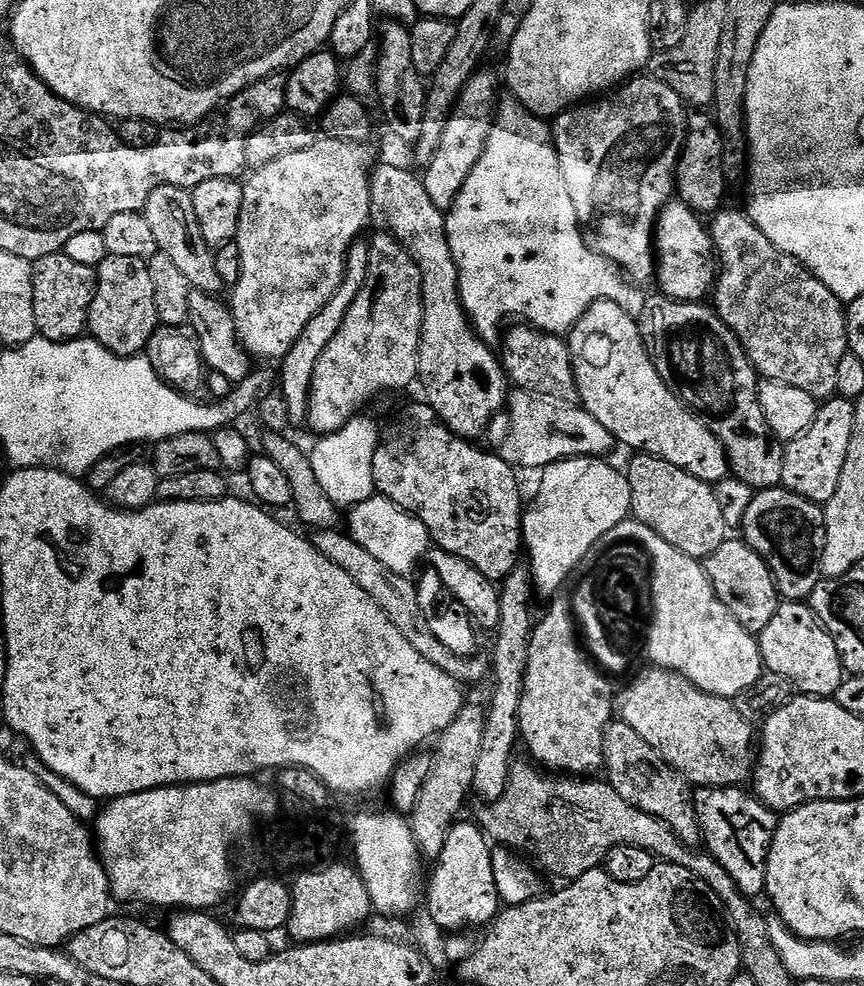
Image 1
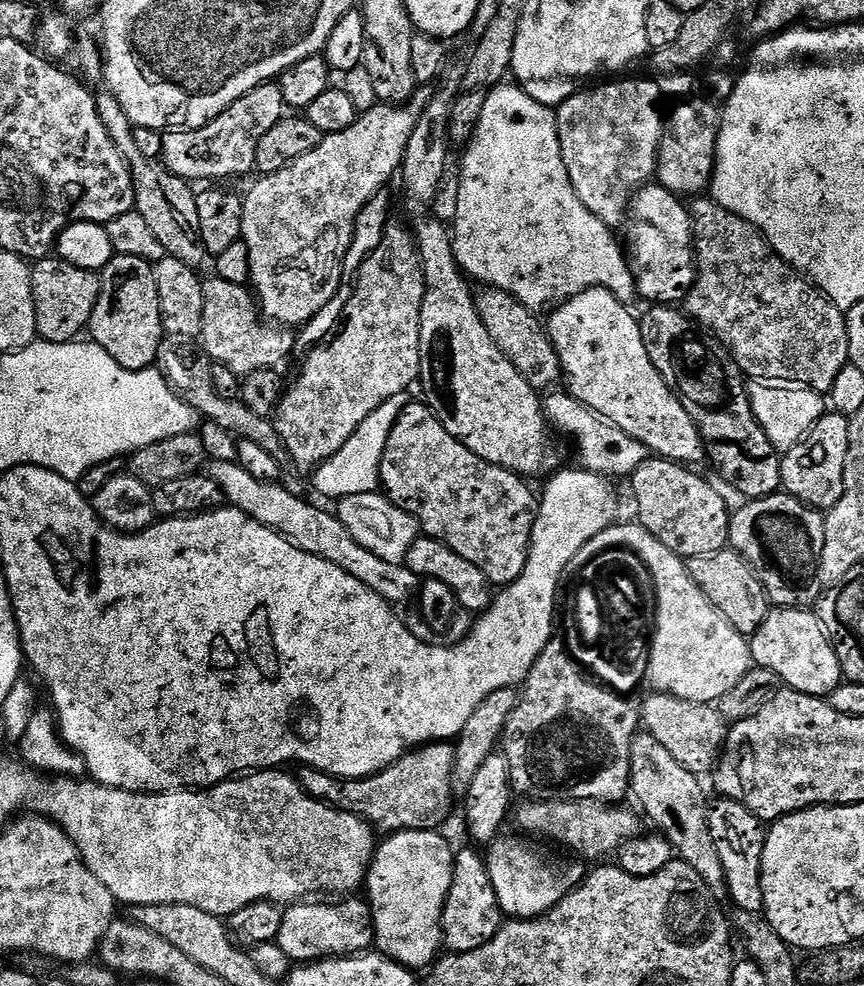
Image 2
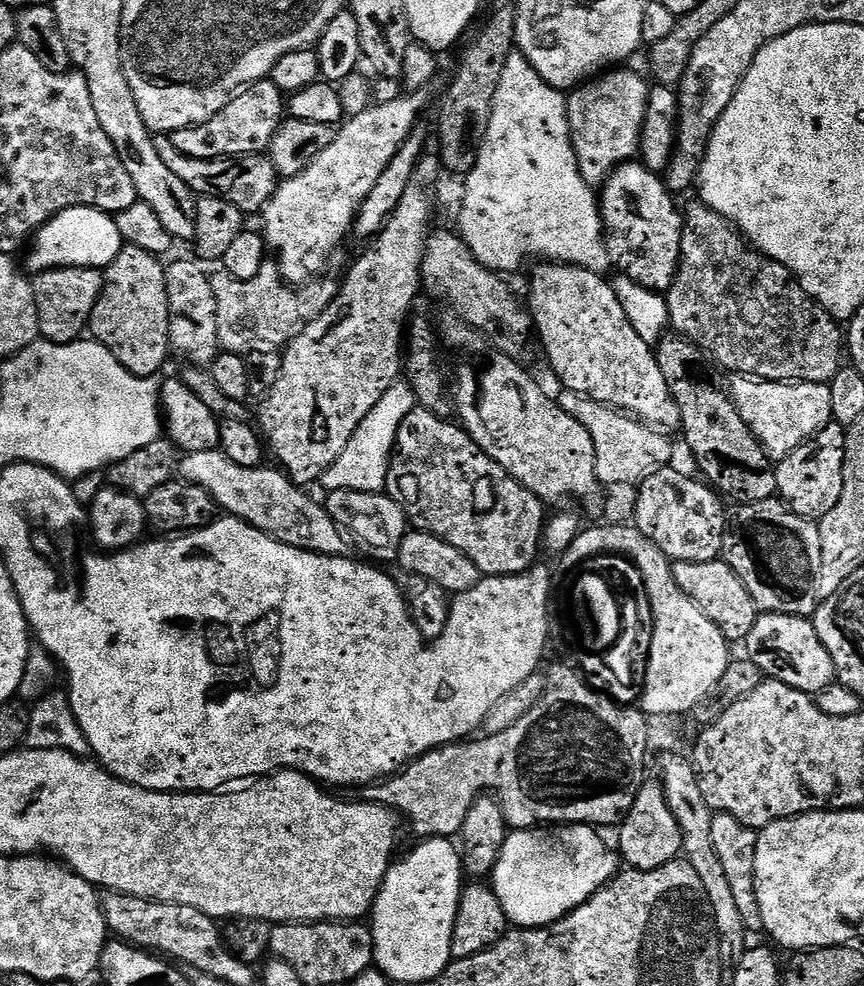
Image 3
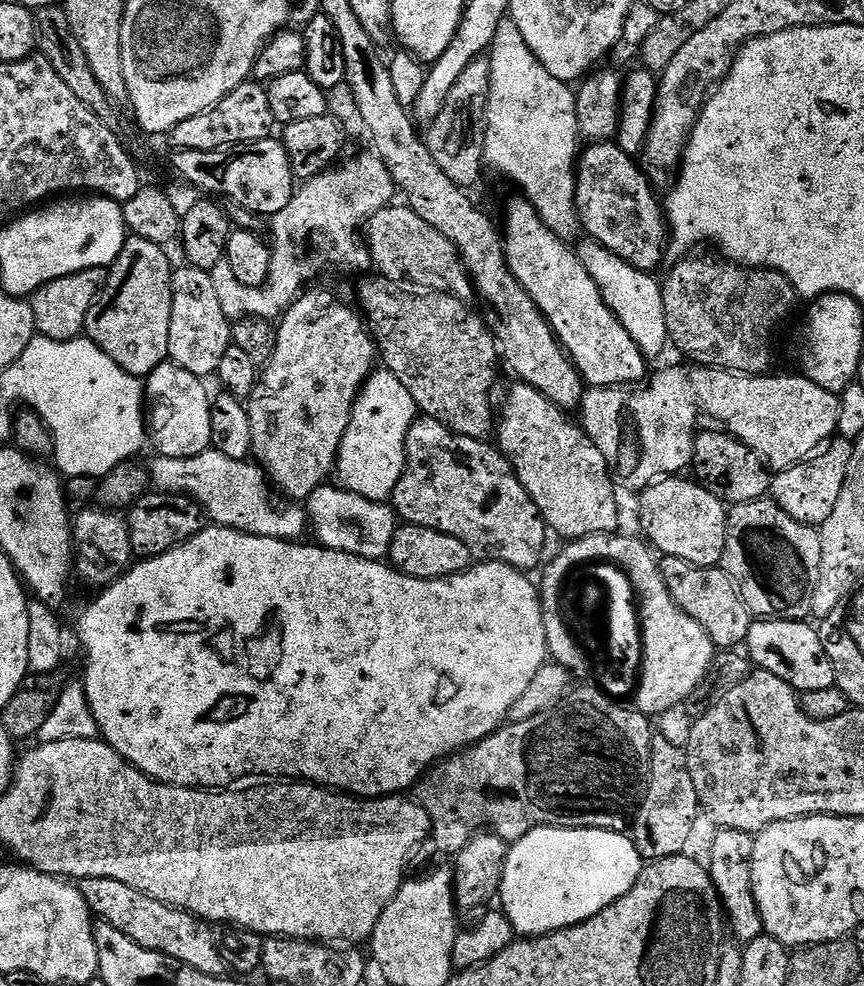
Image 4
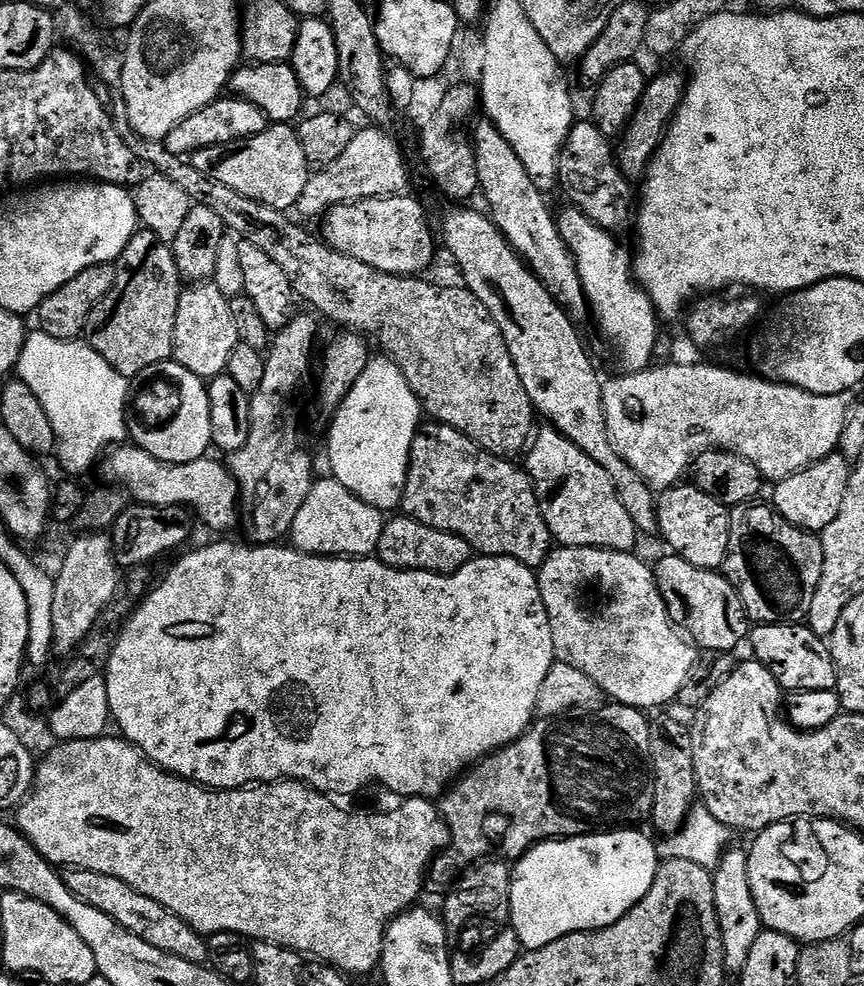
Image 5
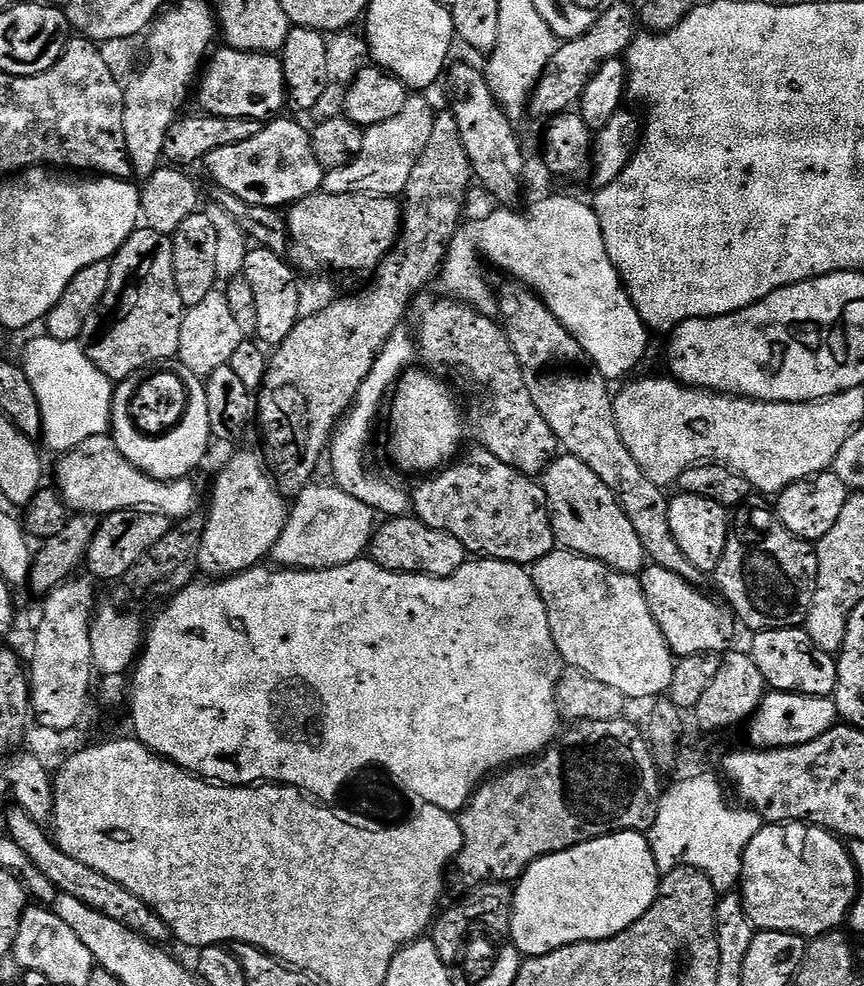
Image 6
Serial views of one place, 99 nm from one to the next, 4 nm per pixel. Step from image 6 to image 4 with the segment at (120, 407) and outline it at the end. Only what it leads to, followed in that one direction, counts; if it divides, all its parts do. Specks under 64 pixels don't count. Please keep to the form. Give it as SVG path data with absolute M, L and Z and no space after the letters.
M171 362L159 364L146 379L152 384L152 396L156 396L156 420L146 420L146 432L151 443L156 443L155 451L170 458L194 458L209 451L210 395L204 389L205 381Z

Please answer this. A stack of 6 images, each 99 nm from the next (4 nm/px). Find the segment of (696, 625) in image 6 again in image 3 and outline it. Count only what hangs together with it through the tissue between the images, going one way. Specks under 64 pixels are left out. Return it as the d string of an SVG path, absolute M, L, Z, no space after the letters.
M717 558L710 562L682 562L672 564L674 582L682 590L682 594L689 596L694 603L722 630L722 634L729 642L747 641L750 630L754 626L758 609L754 598L750 598L750 590L742 582L739 574L733 570L727 559Z

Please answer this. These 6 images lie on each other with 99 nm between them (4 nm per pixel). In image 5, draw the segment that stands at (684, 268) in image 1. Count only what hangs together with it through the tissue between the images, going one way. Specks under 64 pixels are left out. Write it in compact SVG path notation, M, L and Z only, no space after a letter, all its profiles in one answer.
M591 119L573 123L570 134L560 151L558 184L564 187L571 203L580 209L602 230L613 234L631 233L637 209L634 207L634 188L628 177L622 174L617 153L611 139L604 136Z

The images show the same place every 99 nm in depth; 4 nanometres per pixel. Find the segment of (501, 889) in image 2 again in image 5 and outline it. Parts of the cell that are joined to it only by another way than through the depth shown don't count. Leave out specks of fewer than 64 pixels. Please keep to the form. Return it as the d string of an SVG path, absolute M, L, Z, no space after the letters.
M605 830L590 836L569 836L563 840L546 840L543 844L535 844L527 854L515 861L512 887L508 894L508 906L510 917L512 916L510 927L518 934L521 949L535 950L542 946L550 946L550 942L558 942L558 938L566 938L566 934L597 932L600 928L605 928L614 922L618 922L631 908L638 906L638 902L642 902L642 898L646 898L650 886L654 886L656 871L660 869L662 863L658 844L655 844L646 833L640 831L644 830Z

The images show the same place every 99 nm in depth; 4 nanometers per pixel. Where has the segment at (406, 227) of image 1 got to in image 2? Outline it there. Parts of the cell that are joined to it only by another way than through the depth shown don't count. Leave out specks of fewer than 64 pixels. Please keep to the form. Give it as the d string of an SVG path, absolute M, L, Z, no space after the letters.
M424 216L414 227L414 237L424 271L420 351L426 361L426 376L432 379L432 388L444 407L444 412L439 413L440 420L451 436L458 438L486 462L509 468L511 472L524 478L547 477L555 473L561 467L560 456L552 449L552 440L548 437L550 421L544 410L541 393L532 388L530 382L522 378L522 374L518 374L518 370L508 361L506 354L502 354L494 338L490 338L490 330L486 330L486 322L482 322L476 309L476 296L471 288L473 285L456 260L449 225L444 225L432 216Z

